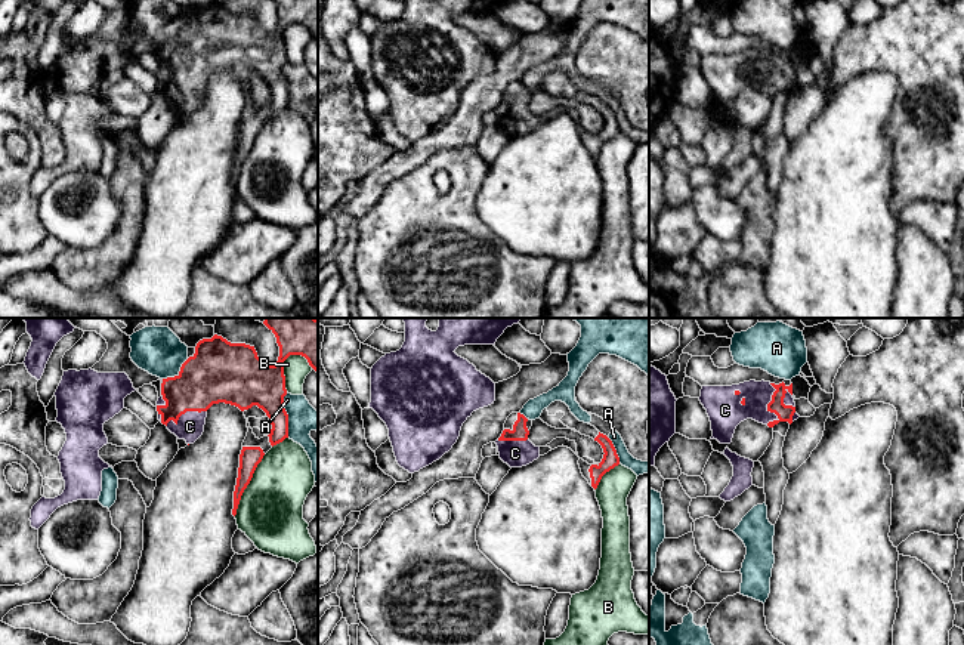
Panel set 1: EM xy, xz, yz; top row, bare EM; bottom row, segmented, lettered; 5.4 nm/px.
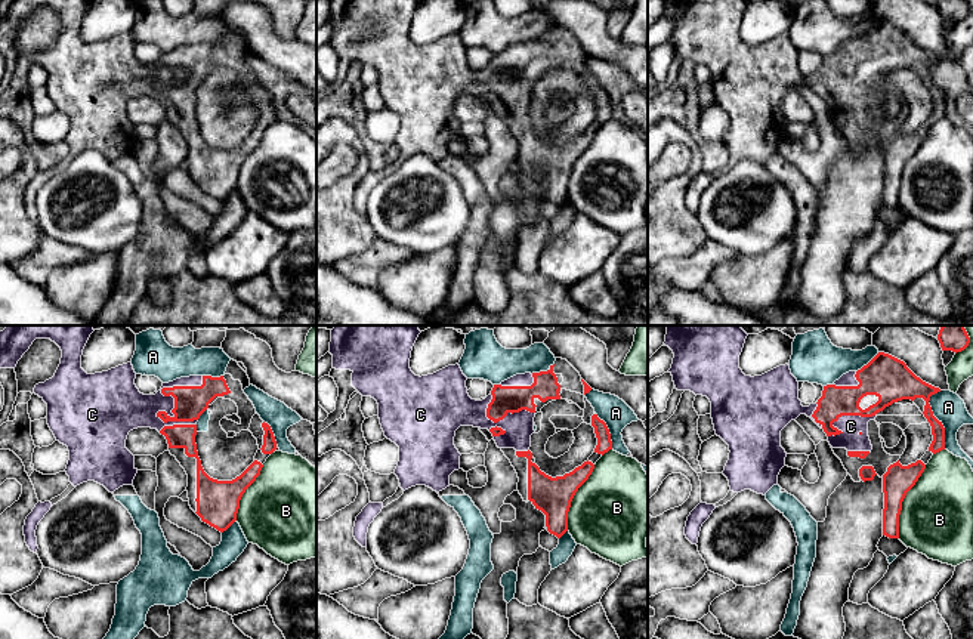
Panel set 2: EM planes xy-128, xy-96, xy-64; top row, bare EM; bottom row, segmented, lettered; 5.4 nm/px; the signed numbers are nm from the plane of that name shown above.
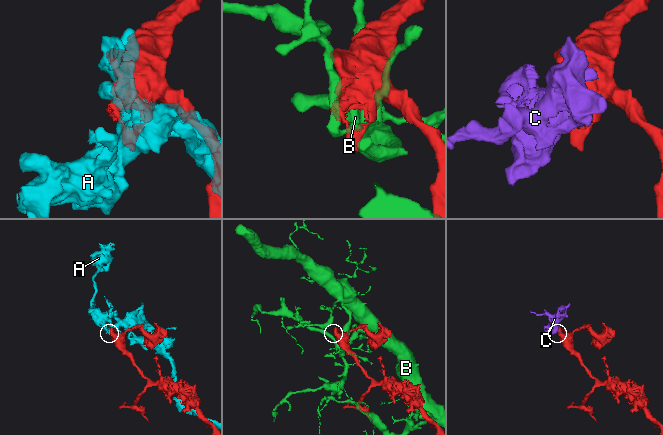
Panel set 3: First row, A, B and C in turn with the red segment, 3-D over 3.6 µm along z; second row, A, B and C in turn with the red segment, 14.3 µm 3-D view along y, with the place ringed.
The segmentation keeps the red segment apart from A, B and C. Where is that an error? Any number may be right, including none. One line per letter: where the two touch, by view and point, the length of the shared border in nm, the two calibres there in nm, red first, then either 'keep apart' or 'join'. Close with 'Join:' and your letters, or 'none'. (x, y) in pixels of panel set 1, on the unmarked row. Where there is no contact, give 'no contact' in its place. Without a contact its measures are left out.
A: xy (287, 83) | 240 nm | 240/160 nm | keep apart
B: xy (283, 37) | 220 nm | 300/140 nm | keep apart
C: yz (768, 76) | 220 nm | 90/190 nm | join
Join: C

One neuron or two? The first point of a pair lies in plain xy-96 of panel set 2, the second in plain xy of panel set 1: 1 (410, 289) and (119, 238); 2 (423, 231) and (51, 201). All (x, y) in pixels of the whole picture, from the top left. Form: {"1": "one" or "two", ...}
{"1": "one", "2": "one"}

